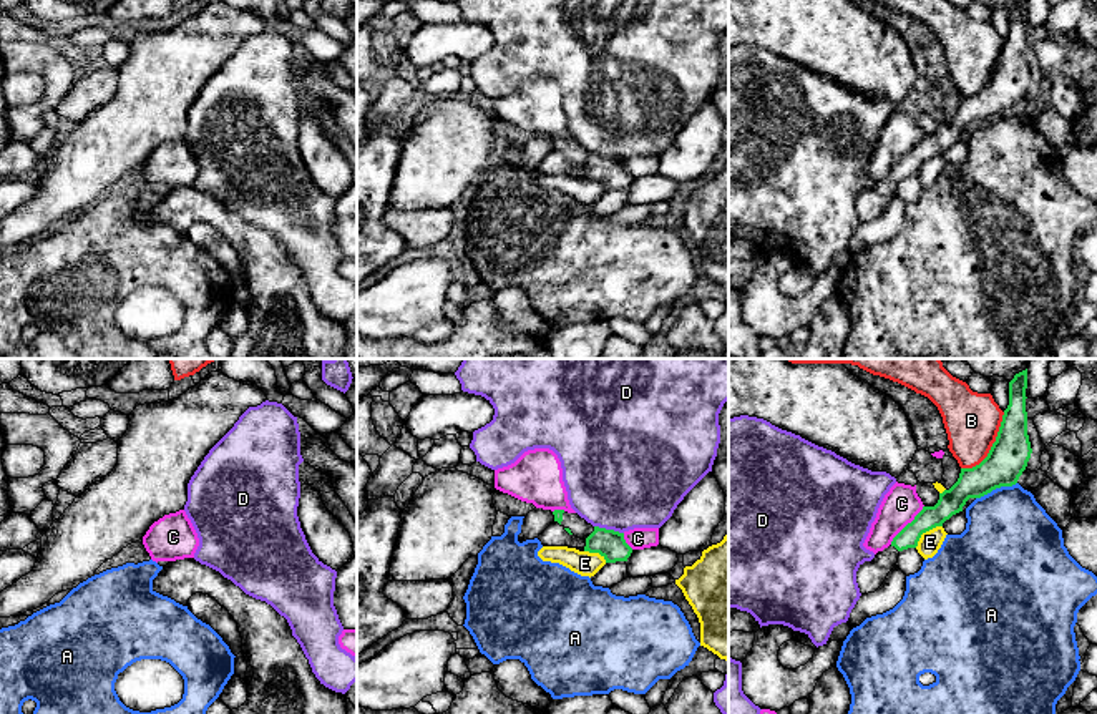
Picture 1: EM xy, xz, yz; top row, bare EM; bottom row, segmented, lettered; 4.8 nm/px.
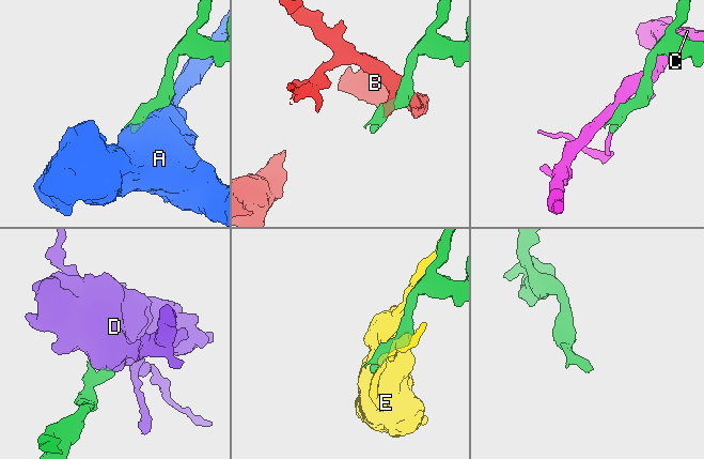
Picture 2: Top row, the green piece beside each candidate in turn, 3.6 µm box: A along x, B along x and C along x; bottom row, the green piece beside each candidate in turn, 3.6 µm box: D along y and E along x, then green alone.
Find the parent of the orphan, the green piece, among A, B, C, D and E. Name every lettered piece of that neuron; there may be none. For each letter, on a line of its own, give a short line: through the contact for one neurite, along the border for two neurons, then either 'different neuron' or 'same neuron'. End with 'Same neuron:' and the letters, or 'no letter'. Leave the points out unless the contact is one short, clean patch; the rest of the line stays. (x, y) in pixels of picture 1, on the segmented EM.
A: line yz (1016, 482), (996, 487), (976, 498); different neuron
B: different neuron
C: different neuron
D: line xz (594, 525), (623, 533); different neuron
E: different neuron
Same neuron: no letter

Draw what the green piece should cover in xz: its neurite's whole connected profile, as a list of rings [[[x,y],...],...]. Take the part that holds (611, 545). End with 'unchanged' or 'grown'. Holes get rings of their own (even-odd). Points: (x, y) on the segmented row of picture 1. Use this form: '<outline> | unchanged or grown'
[[[554,510],[554,521],[558,521],[569,535],[586,541],[584,551],[599,553],[606,563],[627,561],[632,548],[626,543],[624,533],[592,526],[578,513]]] | grown

